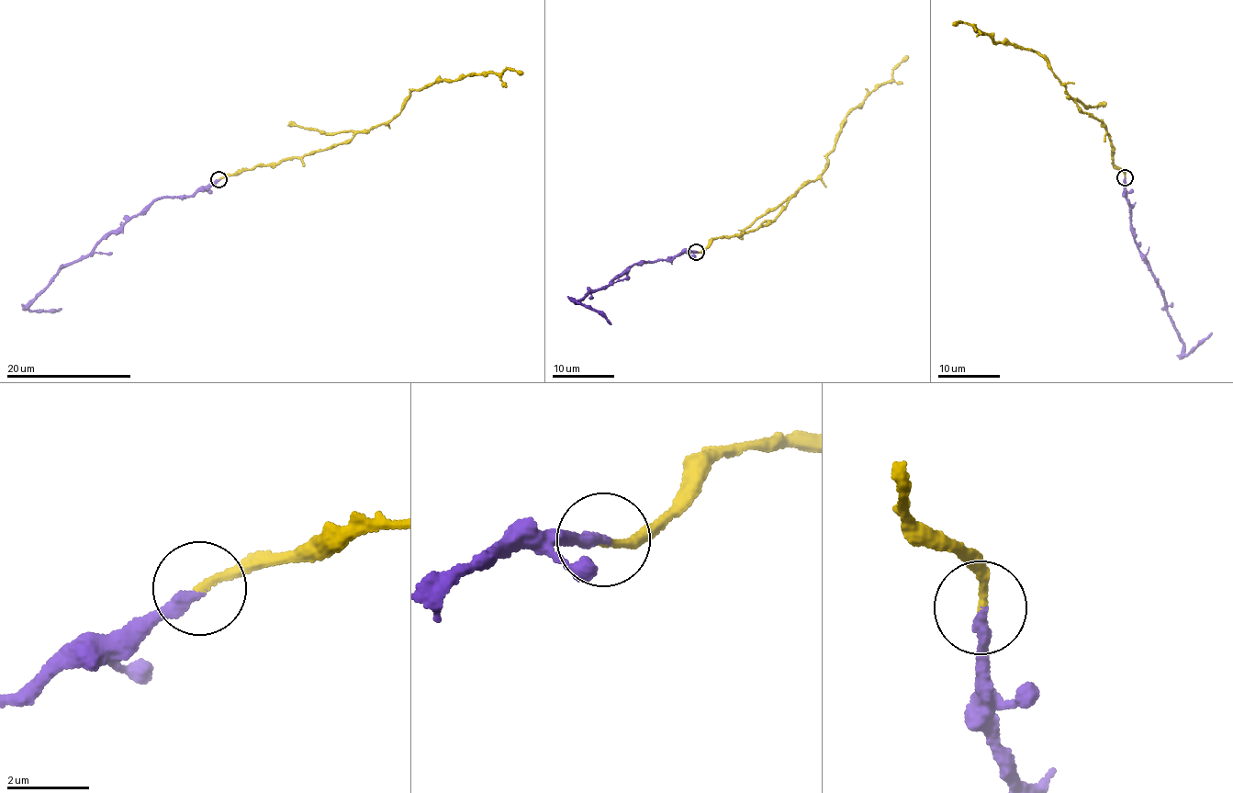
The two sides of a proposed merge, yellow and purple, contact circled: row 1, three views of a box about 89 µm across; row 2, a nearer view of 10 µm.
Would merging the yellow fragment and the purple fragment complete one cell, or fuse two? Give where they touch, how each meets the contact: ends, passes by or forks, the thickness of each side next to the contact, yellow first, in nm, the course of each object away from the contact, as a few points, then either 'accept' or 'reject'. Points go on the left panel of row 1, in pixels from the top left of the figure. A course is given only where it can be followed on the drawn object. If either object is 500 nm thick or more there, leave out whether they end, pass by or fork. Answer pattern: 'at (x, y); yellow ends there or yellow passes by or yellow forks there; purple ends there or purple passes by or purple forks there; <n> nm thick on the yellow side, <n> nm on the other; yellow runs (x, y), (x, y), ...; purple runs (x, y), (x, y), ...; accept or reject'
at (218, 179); yellow ends there; purple ends there; 200 nm thick on the yellow side, 260 nm on the other; yellow runs (218, 179), (348, 141), (388, 122), (412, 91), (438, 80), (512, 69), (522, 73); purple runs (218, 179), (190, 196), (154, 198), (87, 254), (64, 266), (28, 308), (53, 311), (61, 309); accept

